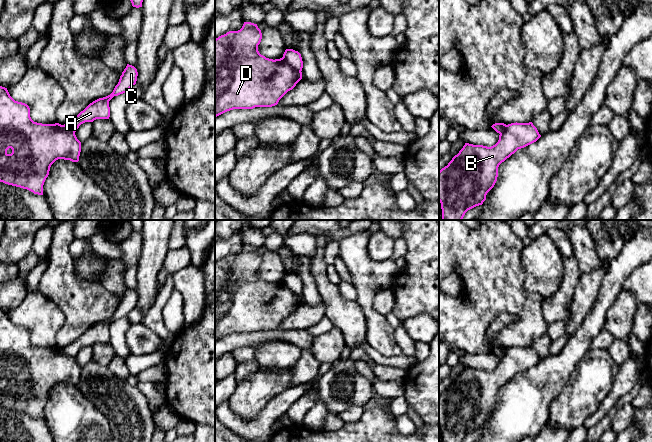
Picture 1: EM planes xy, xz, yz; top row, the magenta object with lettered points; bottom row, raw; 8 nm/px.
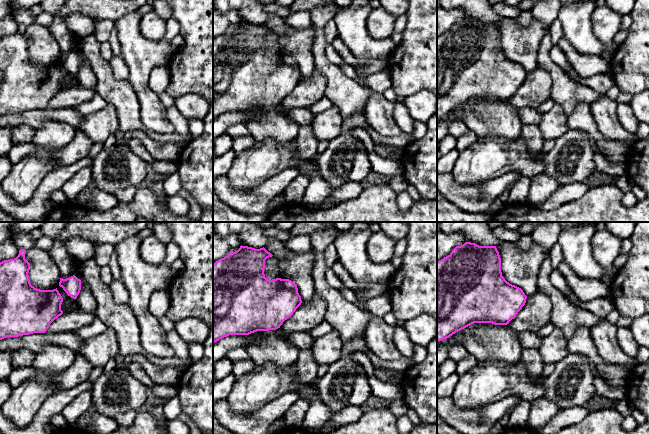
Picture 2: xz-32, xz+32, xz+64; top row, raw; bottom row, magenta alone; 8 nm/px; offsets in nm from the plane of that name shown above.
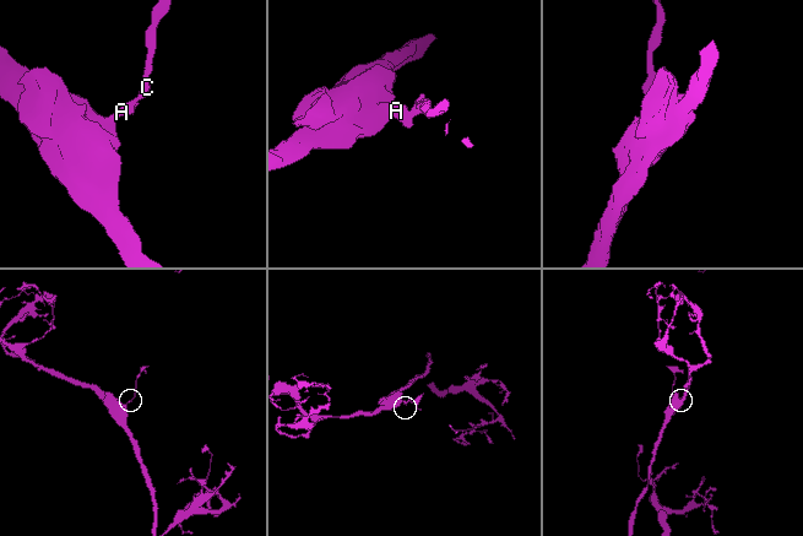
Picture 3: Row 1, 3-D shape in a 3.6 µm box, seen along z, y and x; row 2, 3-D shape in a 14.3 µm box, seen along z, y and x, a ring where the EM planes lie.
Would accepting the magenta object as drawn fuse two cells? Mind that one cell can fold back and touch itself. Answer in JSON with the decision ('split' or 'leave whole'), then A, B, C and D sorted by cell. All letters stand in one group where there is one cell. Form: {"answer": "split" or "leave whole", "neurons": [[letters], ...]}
{"answer": "split", "neurons": [["A", "C"], ["B", "D"]]}

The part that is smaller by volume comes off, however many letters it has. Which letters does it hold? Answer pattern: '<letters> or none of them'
A, C

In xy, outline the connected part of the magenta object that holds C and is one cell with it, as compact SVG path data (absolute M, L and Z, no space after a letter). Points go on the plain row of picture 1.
M127 288L126 292L120 300L118 308L115 310L113 316L103 322L99 322L90 327L83 335L65 347L63 351L72 357L75 357L79 350L85 346L93 346L96 343L109 343L110 331L109 325L114 321L123 317L136 308L138 296L137 293Z

